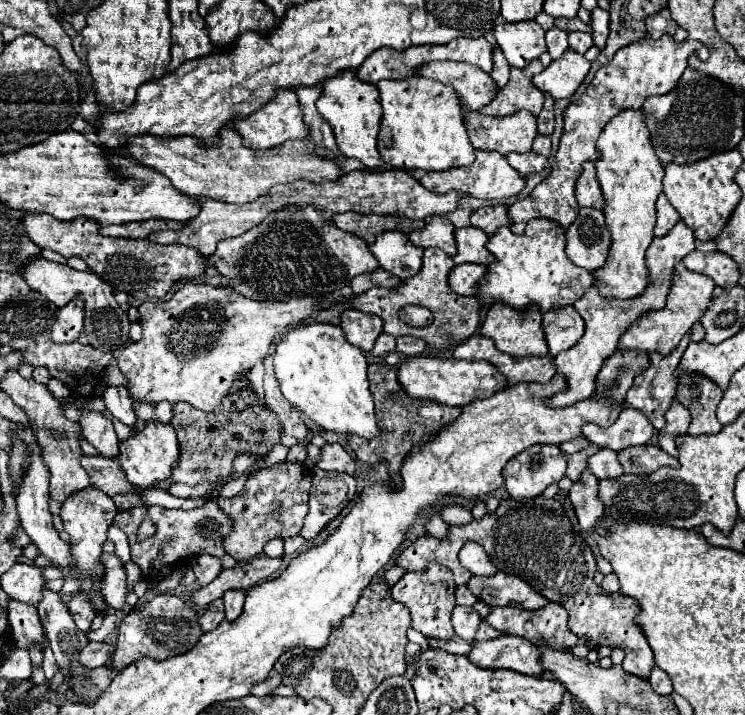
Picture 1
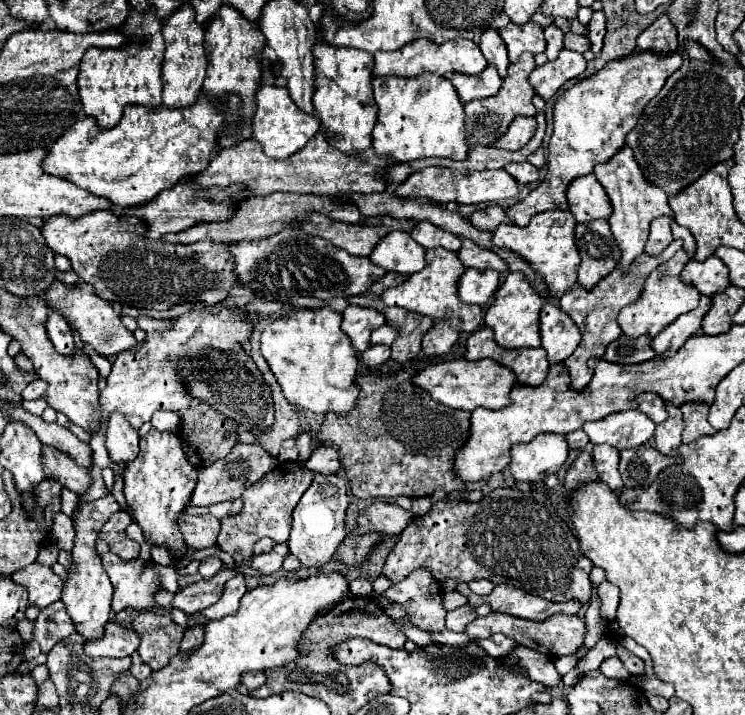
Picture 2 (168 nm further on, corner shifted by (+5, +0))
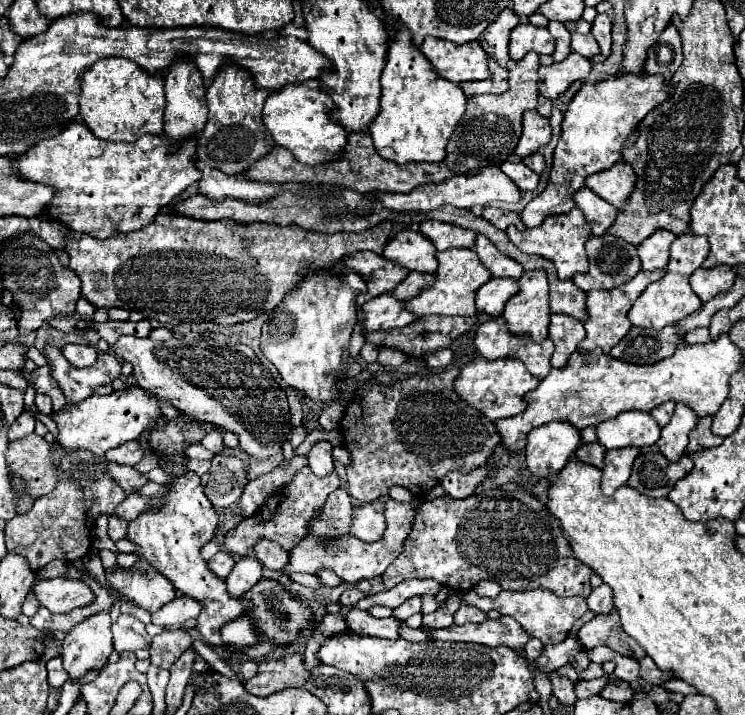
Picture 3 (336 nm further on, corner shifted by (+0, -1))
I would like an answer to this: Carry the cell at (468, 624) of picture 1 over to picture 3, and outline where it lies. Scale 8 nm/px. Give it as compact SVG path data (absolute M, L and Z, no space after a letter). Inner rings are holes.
M461 604L461 608L457 610L455 614L455 624L467 624L467 622L485 622L487 620L487 614L481 612L479 608L475 606L467 606L467 604Z

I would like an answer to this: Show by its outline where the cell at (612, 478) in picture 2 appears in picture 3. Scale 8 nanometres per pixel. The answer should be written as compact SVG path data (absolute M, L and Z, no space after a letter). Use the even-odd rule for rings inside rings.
M637 448L607 450L605 466L603 466L603 480L601 480L601 490L605 496L611 496L619 486L623 486L629 480L633 460L639 454L641 454L641 450L637 450Z

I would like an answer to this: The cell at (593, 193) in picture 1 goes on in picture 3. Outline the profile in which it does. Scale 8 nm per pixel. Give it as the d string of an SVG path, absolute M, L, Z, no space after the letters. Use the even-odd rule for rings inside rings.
M589 188L577 190L573 200L575 200L577 208L583 210L583 214L585 214L585 218L591 226L591 232L595 236L601 236L613 224L613 220L617 218L617 208L613 208L605 200L597 198L597 194L591 192Z

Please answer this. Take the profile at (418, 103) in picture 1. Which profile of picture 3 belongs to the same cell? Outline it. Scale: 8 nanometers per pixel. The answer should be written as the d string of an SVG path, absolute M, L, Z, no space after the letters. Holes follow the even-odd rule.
M397 24L393 48L387 54L381 88L381 108L369 126L377 152L395 162L441 162L447 140L465 112L467 98L461 86L433 72L433 66L421 56L417 46L413 48L411 36L401 24Z

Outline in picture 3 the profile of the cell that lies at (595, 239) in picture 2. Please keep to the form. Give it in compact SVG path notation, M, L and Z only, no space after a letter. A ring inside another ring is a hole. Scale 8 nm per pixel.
M591 236L587 256L589 272L573 276L573 284L583 292L613 290L641 270L637 248L617 236Z

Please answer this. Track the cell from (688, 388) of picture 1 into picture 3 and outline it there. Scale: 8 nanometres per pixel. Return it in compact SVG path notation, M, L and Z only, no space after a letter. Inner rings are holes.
M711 416L699 418L697 426L693 428L693 432L689 432L689 444L687 444L687 454L705 450L705 448L713 448L719 446L723 442L721 436L715 436L711 432Z

